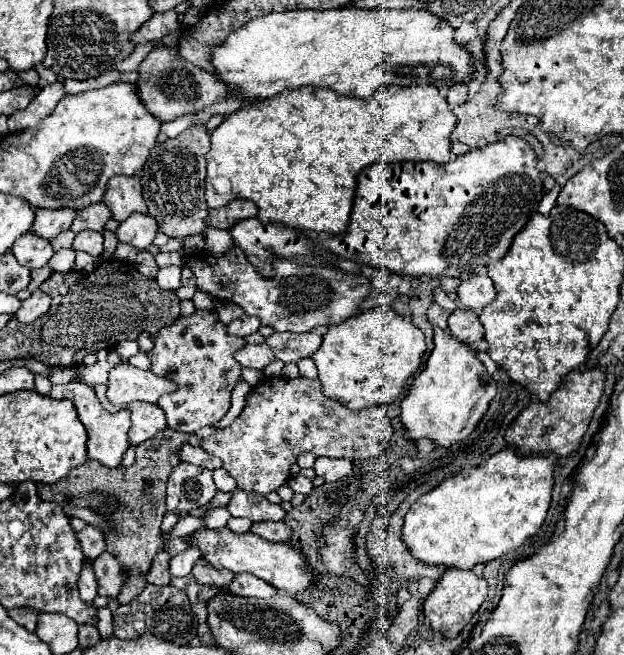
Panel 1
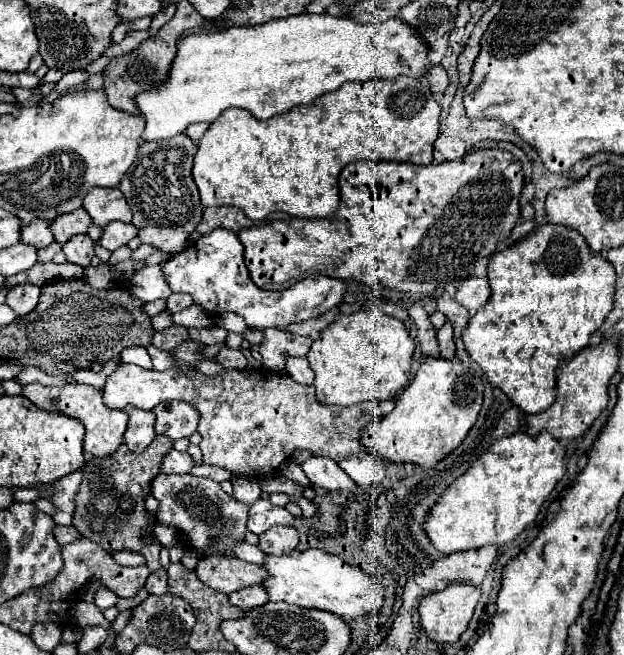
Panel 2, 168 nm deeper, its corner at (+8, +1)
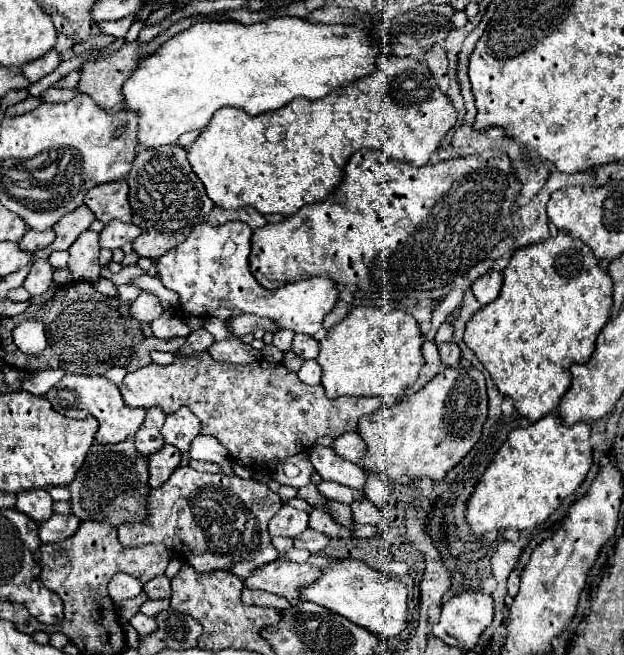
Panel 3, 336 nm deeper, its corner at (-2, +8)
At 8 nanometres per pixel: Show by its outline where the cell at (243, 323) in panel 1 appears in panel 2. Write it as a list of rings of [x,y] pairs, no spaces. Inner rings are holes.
[[[212,326],[212,328],[190,328],[188,330],[188,338],[192,340],[192,342],[196,342],[196,344],[220,344],[220,342],[224,342],[226,340],[226,336],[228,336],[228,332],[224,330],[224,328],[220,328],[220,326]]]

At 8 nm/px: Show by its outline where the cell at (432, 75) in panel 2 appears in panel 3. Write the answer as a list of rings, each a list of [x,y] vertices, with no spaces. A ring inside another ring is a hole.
[[[434,45],[426,51],[426,63],[432,71],[434,77],[444,77],[448,71],[448,59],[446,59],[446,51],[440,45]]]

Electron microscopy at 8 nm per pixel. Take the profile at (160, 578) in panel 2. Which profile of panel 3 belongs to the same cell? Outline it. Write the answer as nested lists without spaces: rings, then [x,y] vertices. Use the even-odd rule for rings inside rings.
[[[166,575],[152,579],[150,583],[144,585],[144,591],[150,599],[170,599],[170,579]]]

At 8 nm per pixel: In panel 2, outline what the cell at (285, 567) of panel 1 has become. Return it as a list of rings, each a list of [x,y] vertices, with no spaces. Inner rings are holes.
[[[296,550],[290,556],[270,554],[264,568],[270,574],[270,578],[264,582],[264,588],[270,594],[272,602],[282,600],[302,608],[324,610],[348,620],[376,614],[384,606],[384,588],[376,584],[372,576],[368,576],[358,566],[350,566],[342,558],[326,554],[322,550]]]

